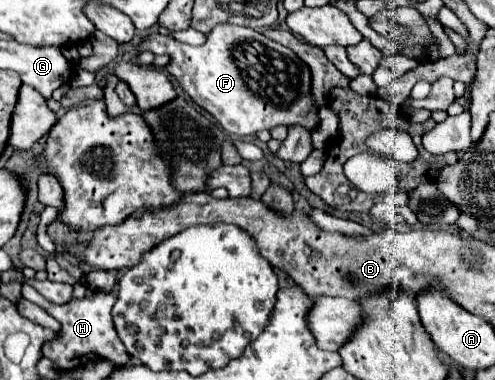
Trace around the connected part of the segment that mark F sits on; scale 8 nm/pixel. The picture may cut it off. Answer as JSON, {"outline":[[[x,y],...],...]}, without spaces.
{"outline":[[[220,24],[208,34],[204,46],[188,46],[170,36],[154,34],[140,44],[140,50],[152,50],[156,56],[168,54],[170,62],[166,70],[232,136],[250,136],[276,126],[302,126],[308,132],[318,130],[320,118],[312,98],[310,68],[290,48],[268,40],[256,30]]]}

